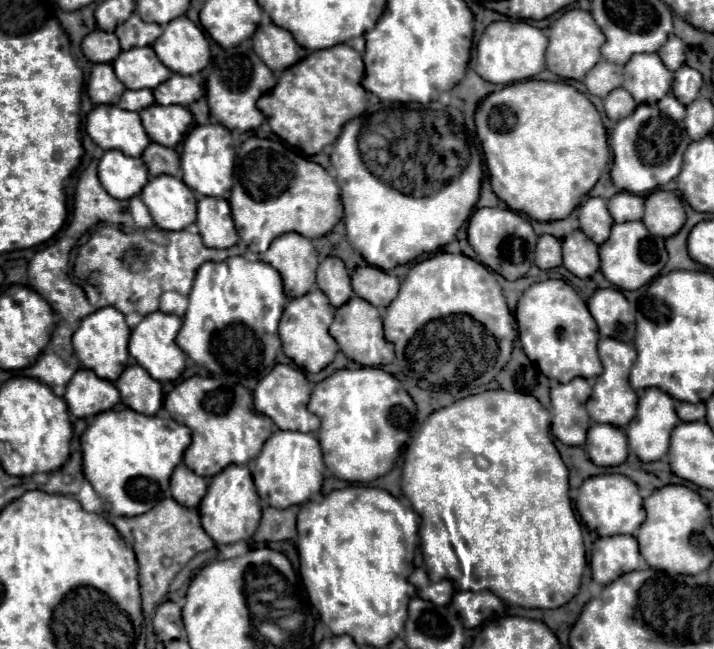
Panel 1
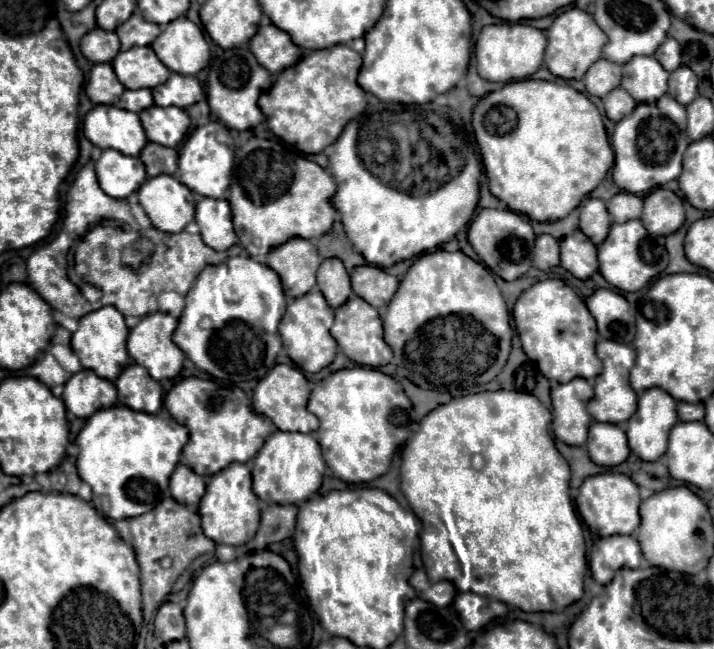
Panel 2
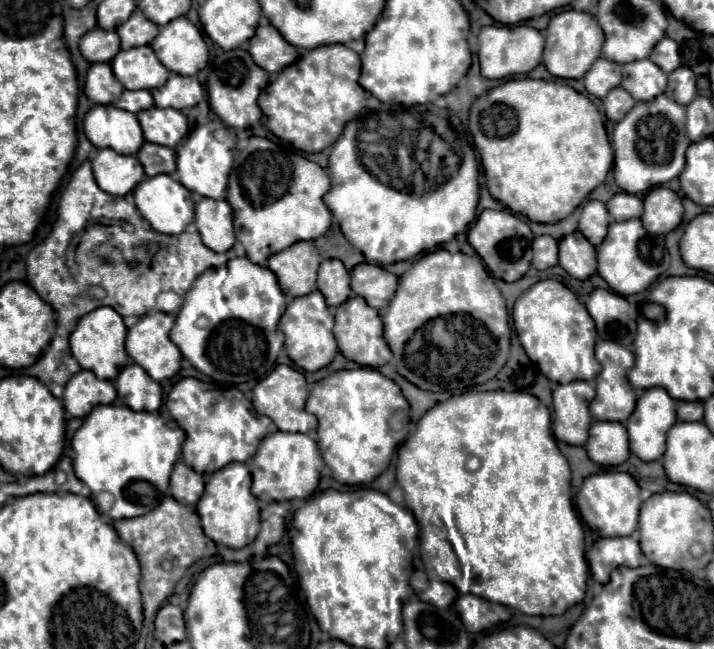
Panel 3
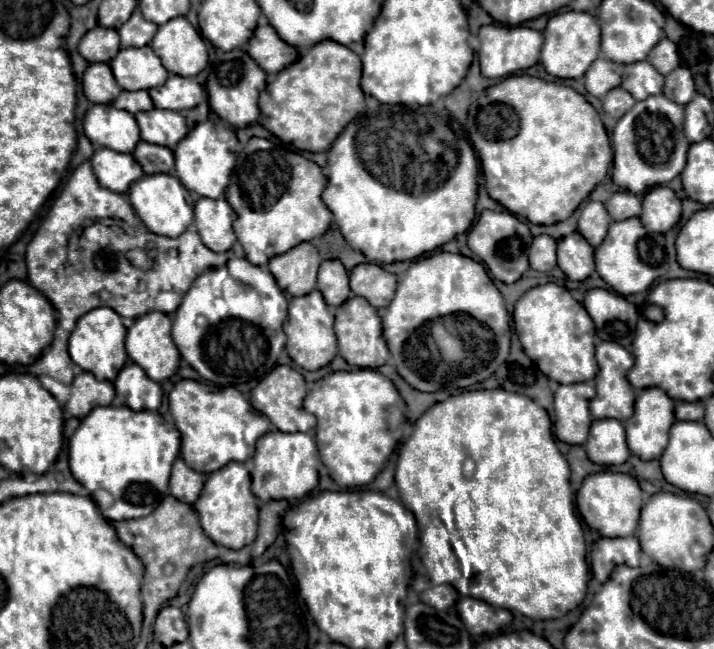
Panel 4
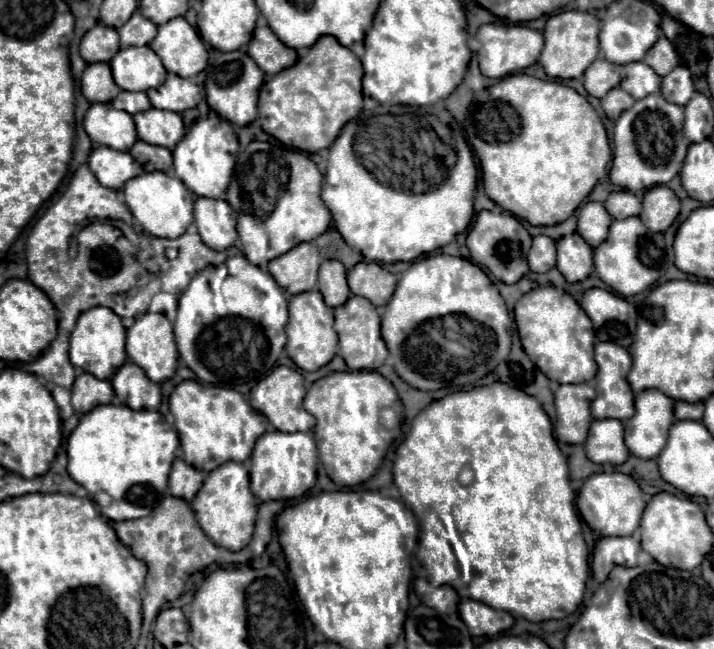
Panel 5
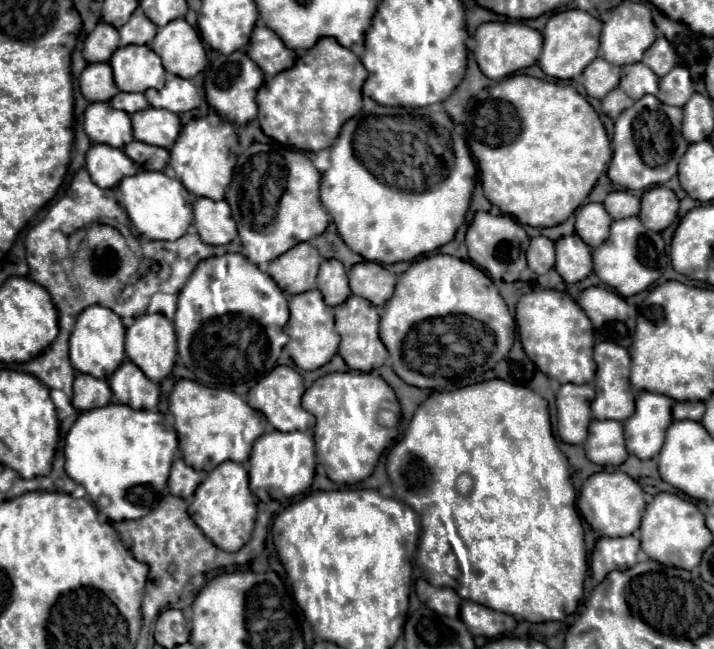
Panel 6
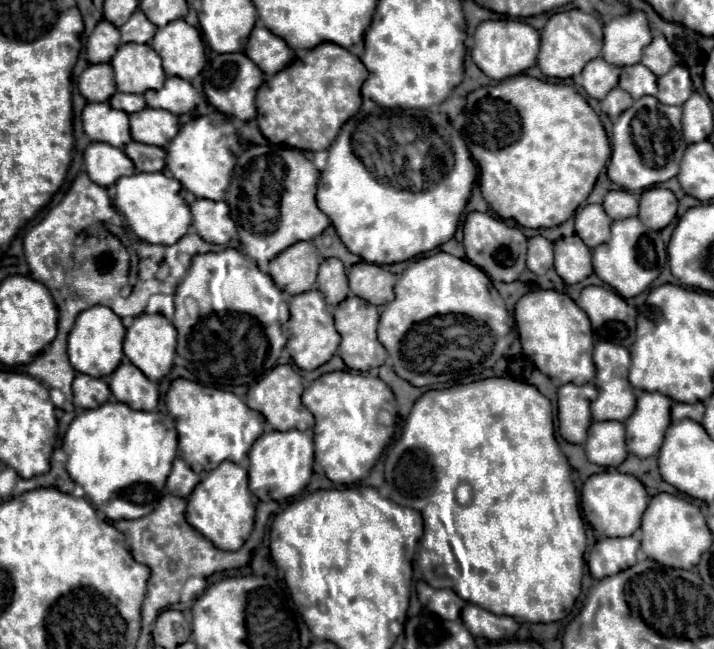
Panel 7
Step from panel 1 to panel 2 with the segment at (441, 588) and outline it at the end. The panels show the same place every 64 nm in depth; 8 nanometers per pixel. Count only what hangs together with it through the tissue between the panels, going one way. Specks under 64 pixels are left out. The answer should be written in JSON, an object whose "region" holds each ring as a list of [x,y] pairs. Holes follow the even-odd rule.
{"region":[[[436,582],[436,584],[430,584],[426,590],[422,590],[418,596],[436,606],[450,606],[456,594],[458,590],[454,588],[452,582]]]}

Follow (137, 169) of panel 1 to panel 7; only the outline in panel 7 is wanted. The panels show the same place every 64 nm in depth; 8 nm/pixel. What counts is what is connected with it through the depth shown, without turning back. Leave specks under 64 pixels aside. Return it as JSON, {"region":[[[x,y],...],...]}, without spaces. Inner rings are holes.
{"region":[[[106,142],[88,144],[84,150],[84,164],[90,180],[104,188],[112,186],[122,176],[134,174],[134,164],[124,150]]]}

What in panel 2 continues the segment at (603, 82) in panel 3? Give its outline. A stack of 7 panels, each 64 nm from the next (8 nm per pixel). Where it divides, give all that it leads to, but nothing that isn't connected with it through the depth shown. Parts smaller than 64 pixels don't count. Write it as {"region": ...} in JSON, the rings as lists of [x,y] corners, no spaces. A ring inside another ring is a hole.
{"region":[[[600,58],[596,64],[590,66],[590,70],[586,72],[582,82],[584,82],[588,94],[602,98],[612,88],[620,86],[620,80],[622,80],[622,66]]]}

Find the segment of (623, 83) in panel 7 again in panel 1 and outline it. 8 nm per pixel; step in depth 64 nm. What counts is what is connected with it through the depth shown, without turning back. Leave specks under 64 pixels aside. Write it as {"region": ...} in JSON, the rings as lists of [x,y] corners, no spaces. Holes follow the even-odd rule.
{"region":[[[658,54],[632,56],[624,66],[624,88],[638,104],[656,104],[668,90],[672,72],[664,68]]]}

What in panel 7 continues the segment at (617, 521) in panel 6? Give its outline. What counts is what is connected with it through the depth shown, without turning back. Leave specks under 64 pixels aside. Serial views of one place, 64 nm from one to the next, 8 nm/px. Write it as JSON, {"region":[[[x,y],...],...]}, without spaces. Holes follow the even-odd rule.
{"region":[[[602,472],[590,476],[580,492],[580,508],[585,520],[602,536],[632,536],[640,528],[648,494],[642,482],[632,474]]]}

